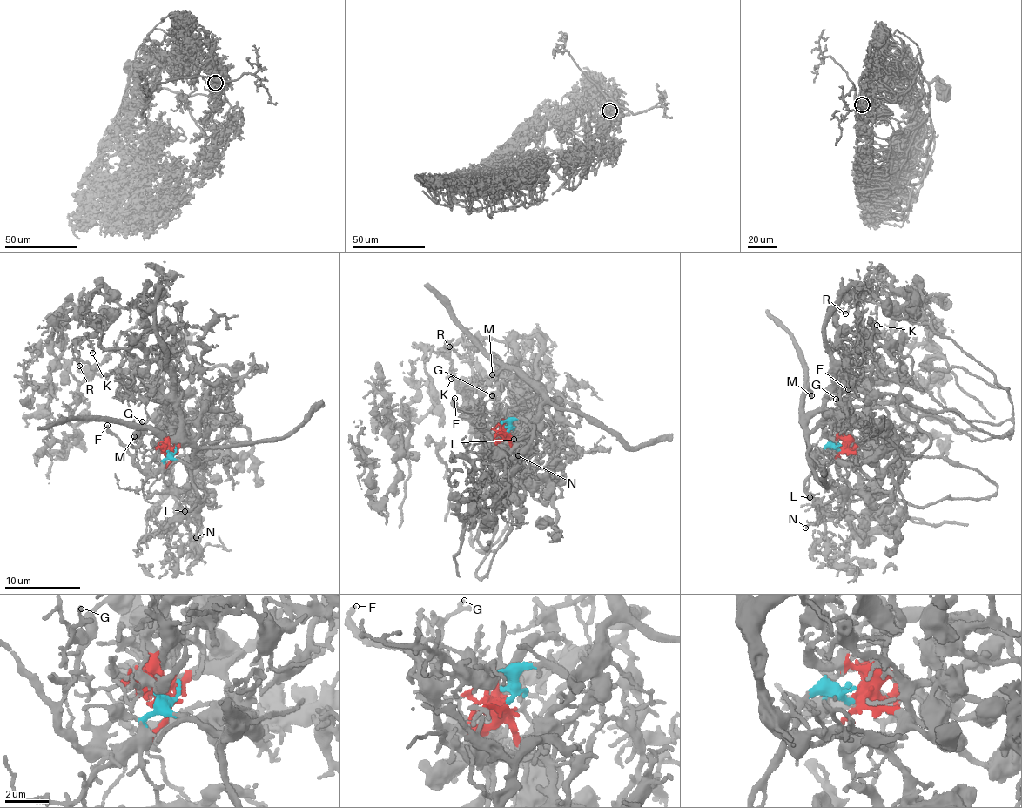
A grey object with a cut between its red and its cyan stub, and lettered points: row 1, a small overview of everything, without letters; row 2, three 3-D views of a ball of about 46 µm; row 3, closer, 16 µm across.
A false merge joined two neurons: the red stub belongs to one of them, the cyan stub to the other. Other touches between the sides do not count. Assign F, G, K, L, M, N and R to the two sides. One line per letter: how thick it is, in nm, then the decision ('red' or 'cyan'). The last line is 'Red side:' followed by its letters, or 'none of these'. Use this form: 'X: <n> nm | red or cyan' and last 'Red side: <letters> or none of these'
F: 120 nm | red
G: 120 nm | red
K: 110 nm | red
L: 180 nm | cyan
M: 400 nm | cyan
N: 130 nm | cyan
R: 130 nm | red
Red side: F, G, K, R

